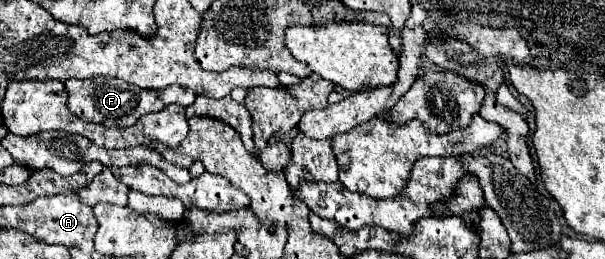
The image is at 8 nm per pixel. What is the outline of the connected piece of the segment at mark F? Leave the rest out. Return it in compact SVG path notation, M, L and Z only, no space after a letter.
M102 76L86 78L86 80L66 80L64 84L68 90L68 108L72 114L76 114L80 120L114 126L114 128L132 126L140 116L150 114L150 112L160 112L162 108L170 104L190 106L196 100L196 94L190 92L190 88L170 86L158 92L150 92L150 90L142 90L138 86L126 84L118 78L102 78Z

